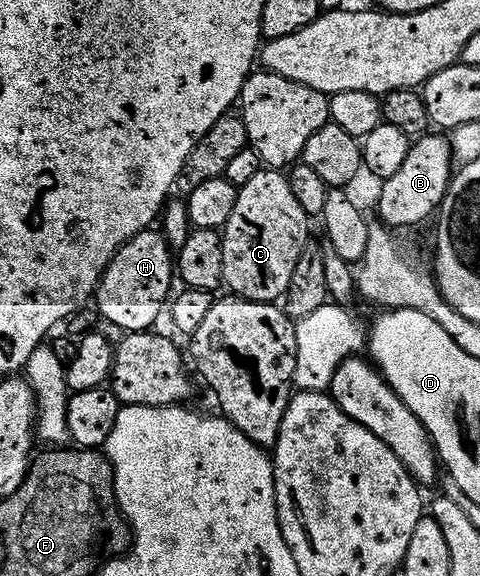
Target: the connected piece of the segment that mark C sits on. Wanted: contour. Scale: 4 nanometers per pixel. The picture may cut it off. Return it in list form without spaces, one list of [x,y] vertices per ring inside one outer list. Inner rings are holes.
[[[261,169],[239,187],[237,202],[229,221],[221,229],[223,237],[223,282],[228,292],[258,303],[275,303],[287,293],[293,265],[309,242],[309,217],[301,209],[286,174],[279,169]]]

